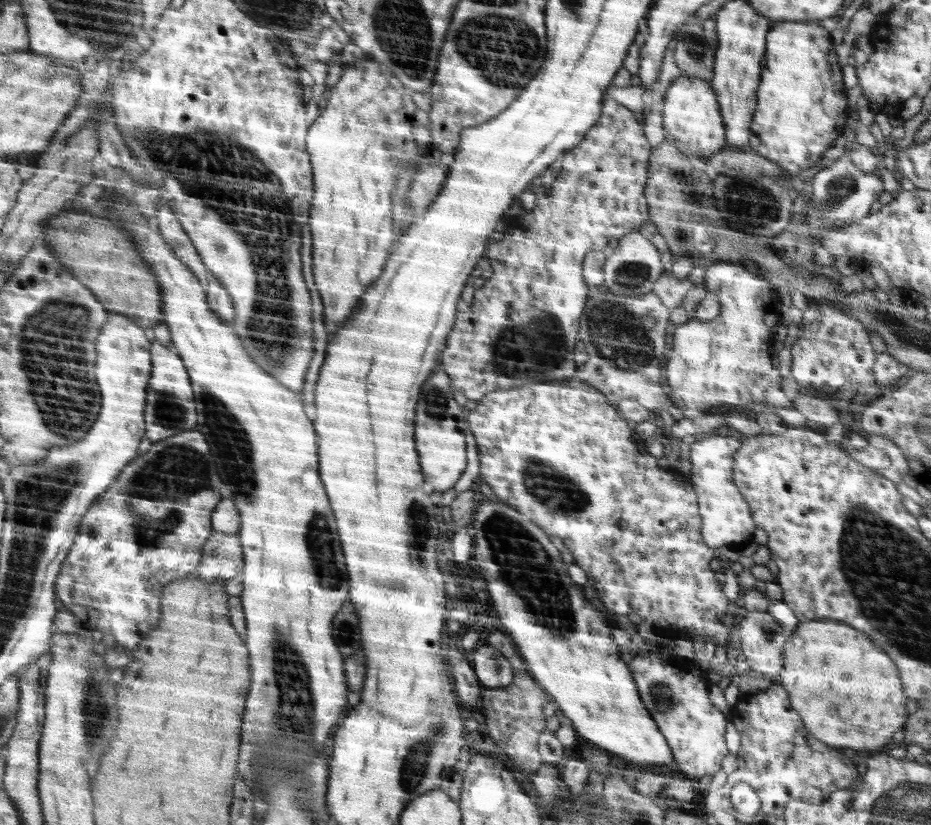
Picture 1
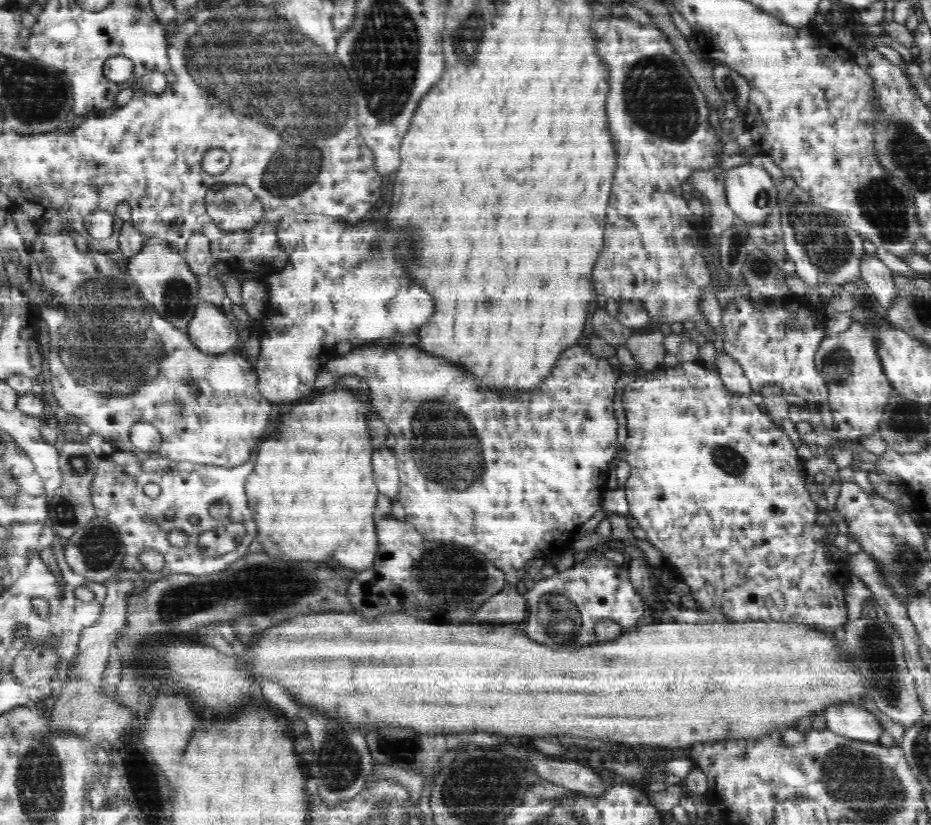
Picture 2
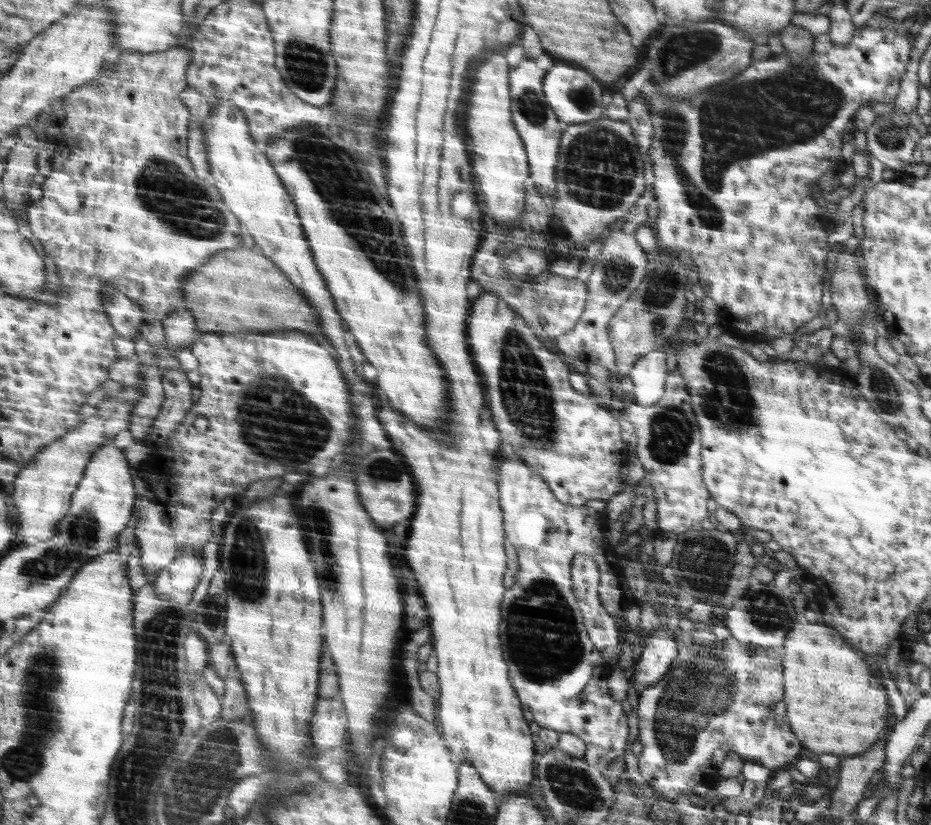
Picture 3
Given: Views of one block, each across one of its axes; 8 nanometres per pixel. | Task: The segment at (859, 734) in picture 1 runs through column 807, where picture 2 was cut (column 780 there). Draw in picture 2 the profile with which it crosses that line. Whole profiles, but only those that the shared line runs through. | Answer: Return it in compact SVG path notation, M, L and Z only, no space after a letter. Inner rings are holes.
M318 614L306 618L294 618L294 622L282 622L266 632L260 632L252 648L244 656L244 668L252 674L264 674L264 678L278 682L300 702L310 702L310 706L318 706L318 710L330 710L330 714L338 714L338 718L346 718L346 722L354 724L392 724L412 728L416 732L428 734L450 734L450 732L490 732L502 736L554 736L554 734L578 734L580 738L618 738L618 742L650 742L654 746L690 746L694 742L706 742L706 738L758 738L758 734L766 734L766 730L778 730L778 726L794 726L800 716L810 716L826 710L830 702L856 702L864 698L867 684L862 676L850 666L844 658L848 658L848 648L844 654L834 646L833 637L828 633L814 630L802 624L780 622L747 621L744 623L724 624L680 624L678 621L655 621L650 625L634 627L626 630L614 640L580 648L562 648L552 650L547 646L531 641L522 630L512 628L494 628L484 630L478 626L458 626L458 624L432 624L422 622L404 614L380 616L380 618L360 618L356 614Z

